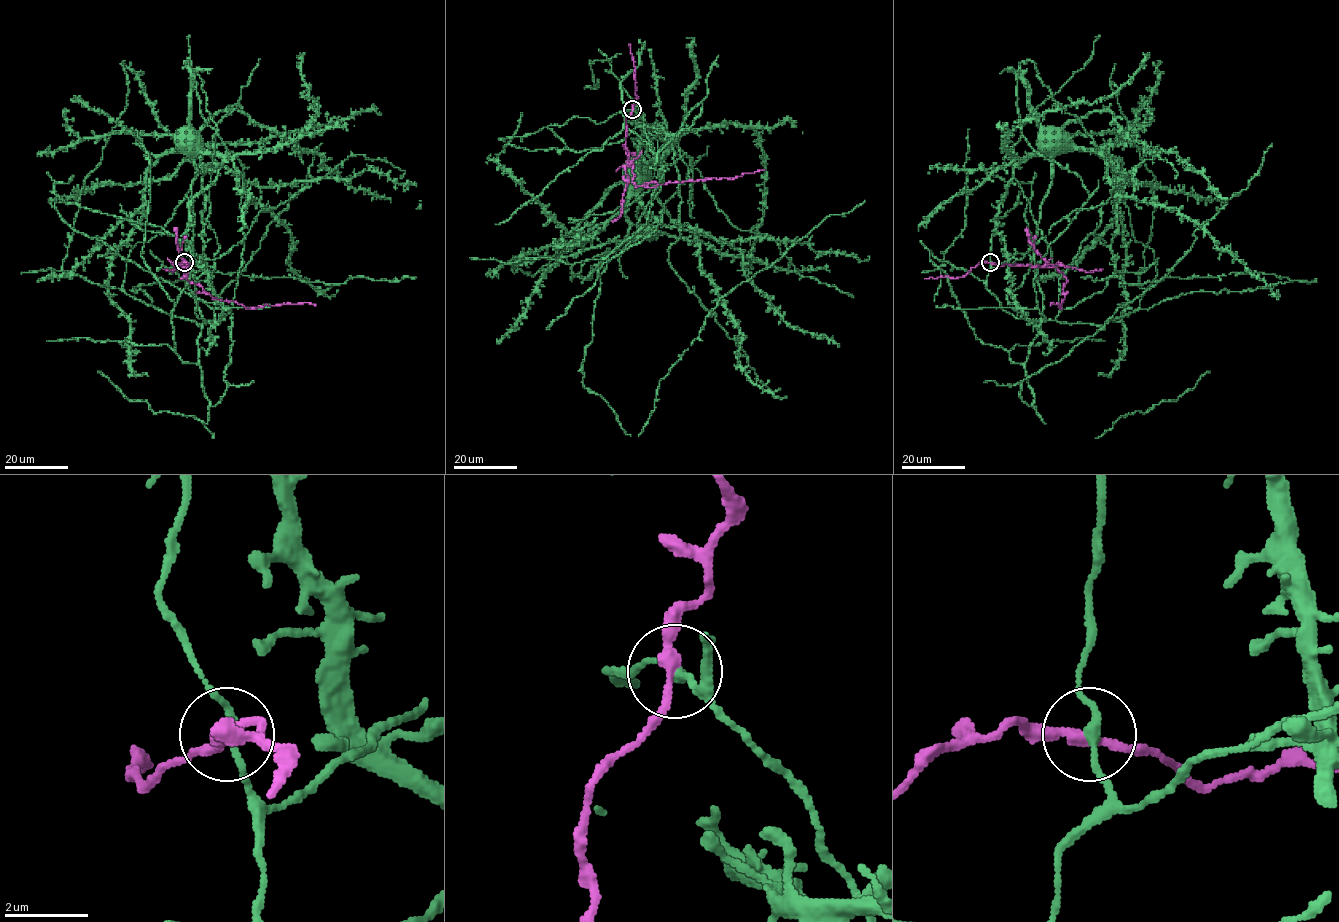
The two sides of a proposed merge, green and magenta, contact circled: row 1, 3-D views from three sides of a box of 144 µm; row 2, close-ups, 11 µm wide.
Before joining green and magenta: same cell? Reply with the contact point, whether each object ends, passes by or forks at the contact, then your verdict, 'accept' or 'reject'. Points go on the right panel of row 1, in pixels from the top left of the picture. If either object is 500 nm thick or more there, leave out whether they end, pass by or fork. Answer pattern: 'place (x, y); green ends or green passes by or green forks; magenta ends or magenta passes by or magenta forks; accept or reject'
place (990, 262); green passes by; magenta passes by; reject

